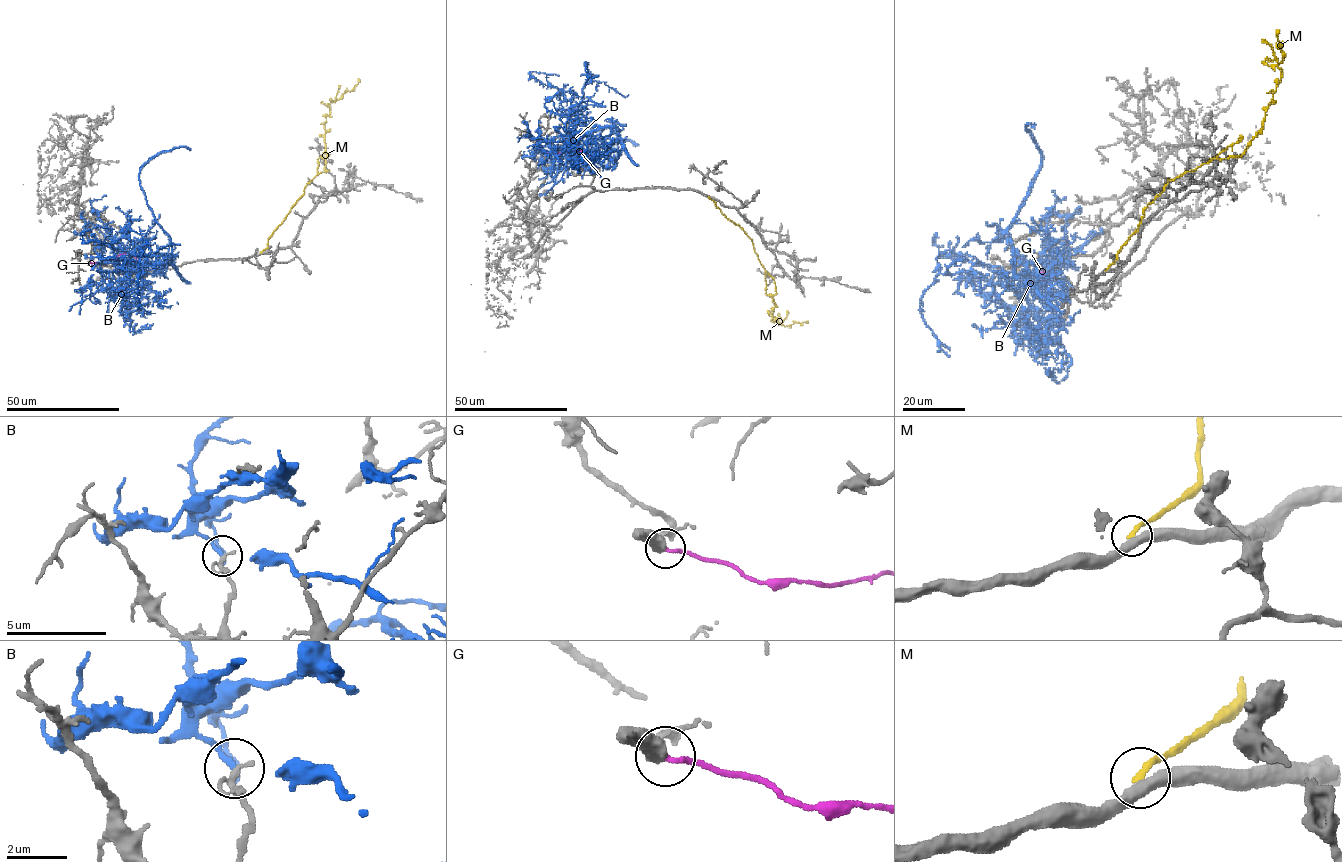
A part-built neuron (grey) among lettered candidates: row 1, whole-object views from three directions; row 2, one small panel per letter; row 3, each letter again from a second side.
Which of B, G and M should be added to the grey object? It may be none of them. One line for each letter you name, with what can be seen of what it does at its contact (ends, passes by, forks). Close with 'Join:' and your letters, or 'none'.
Join: none

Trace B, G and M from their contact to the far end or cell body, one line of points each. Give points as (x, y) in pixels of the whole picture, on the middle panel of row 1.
B: (535, 160), (532, 155), (557, 136), (604, 127), (619, 130), (605, 126), (588, 150), (618, 139), (639, 146)
G: (538, 148), (549, 152), (581, 151), (591, 158)
M: (708, 197), (752, 240), (759, 261), (774, 280), (774, 321), (786, 326), (806, 321)

